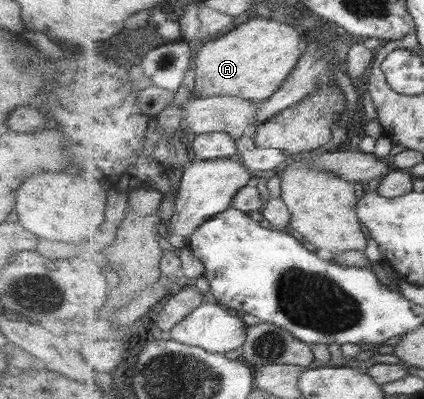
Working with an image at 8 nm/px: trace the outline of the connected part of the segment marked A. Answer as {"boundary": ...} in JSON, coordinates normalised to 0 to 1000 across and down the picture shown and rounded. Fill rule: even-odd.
{"boundary":[[[601,45],[498,105],[462,125],[453,246],[557,241],[604,258],[634,251],[679,201],[715,138],[710,85],[665,50]]]}

